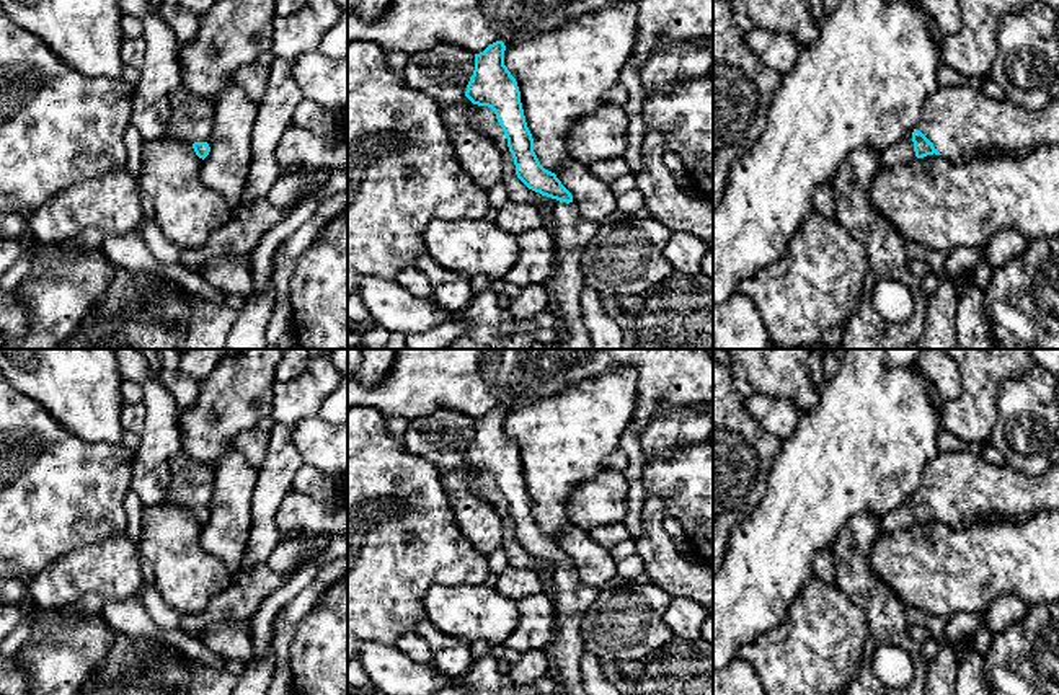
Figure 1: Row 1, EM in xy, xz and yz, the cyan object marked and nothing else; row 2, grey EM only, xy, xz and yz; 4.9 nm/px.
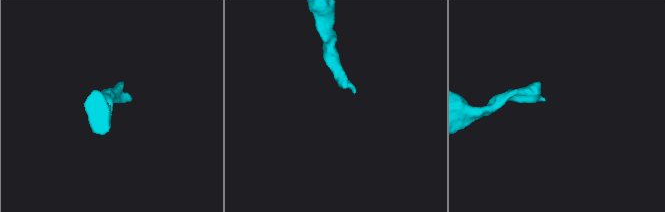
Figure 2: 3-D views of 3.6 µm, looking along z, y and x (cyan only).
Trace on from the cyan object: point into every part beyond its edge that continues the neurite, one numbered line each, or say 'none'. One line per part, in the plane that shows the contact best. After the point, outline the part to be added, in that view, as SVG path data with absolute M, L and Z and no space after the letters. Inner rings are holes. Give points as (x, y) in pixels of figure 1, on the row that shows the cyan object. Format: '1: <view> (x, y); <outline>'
1: yz (961, 123); M940 86L925 103L915 127L950 160L969 160L1004 153L1026 153L1039 145L1059 145L1059 98L1039 109L1023 108L1008 100L992 100L973 86Z

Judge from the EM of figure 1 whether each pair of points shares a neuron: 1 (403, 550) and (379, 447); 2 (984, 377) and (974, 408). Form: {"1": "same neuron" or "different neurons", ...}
{"1": "same neuron", "2": "same neuron"}

